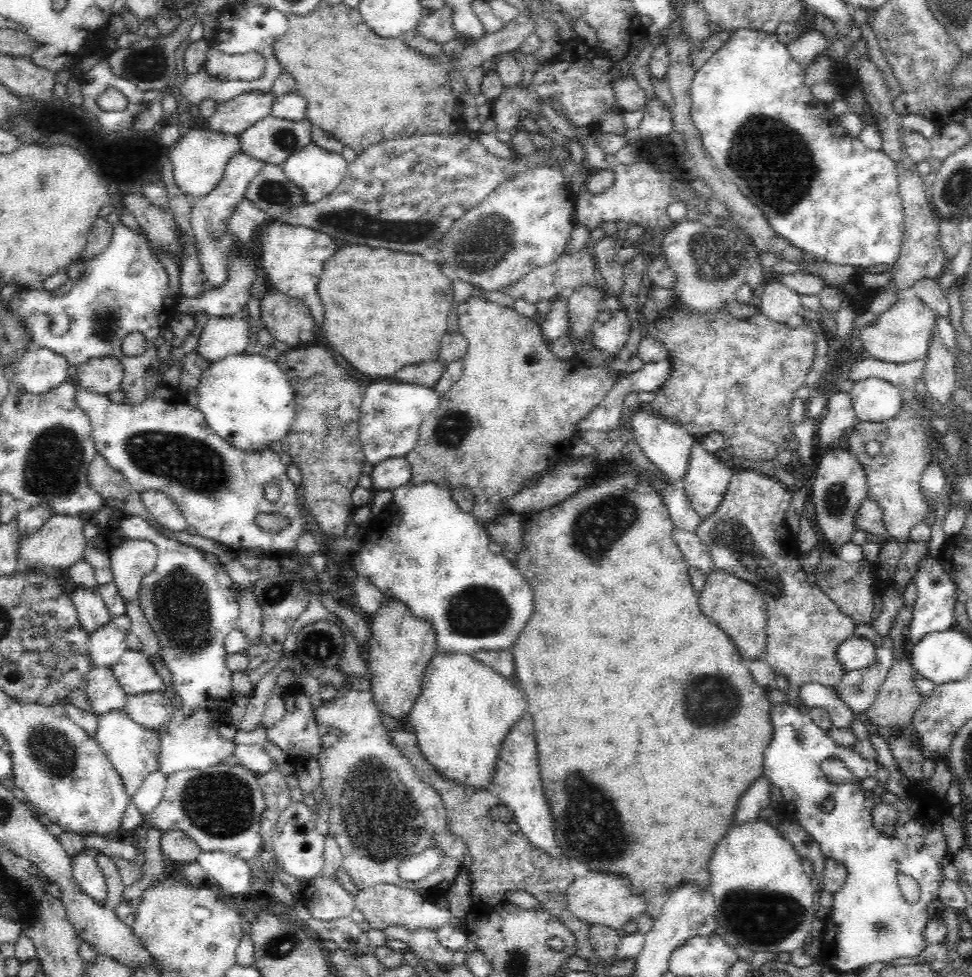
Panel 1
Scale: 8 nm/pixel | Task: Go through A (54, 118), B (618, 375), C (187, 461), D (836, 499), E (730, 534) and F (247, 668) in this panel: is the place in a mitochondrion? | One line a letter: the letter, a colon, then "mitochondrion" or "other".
A: other
B: other
C: mitochondrion
D: mitochondrion
E: mitochondrion
F: other

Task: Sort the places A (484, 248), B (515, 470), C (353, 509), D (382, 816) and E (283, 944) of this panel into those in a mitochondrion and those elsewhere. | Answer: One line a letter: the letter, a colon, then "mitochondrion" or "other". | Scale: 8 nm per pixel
A: mitochondrion
B: other
C: other
D: mitochondrion
E: mitochondrion

